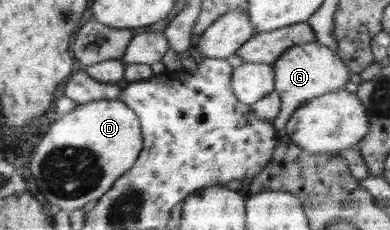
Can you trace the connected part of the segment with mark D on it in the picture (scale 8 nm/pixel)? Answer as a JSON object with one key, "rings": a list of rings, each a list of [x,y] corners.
{"rings":[[[117,99],[98,100],[78,106],[50,126],[30,156],[30,170],[43,202],[70,214],[106,194],[136,162],[142,148],[136,114]]]}

